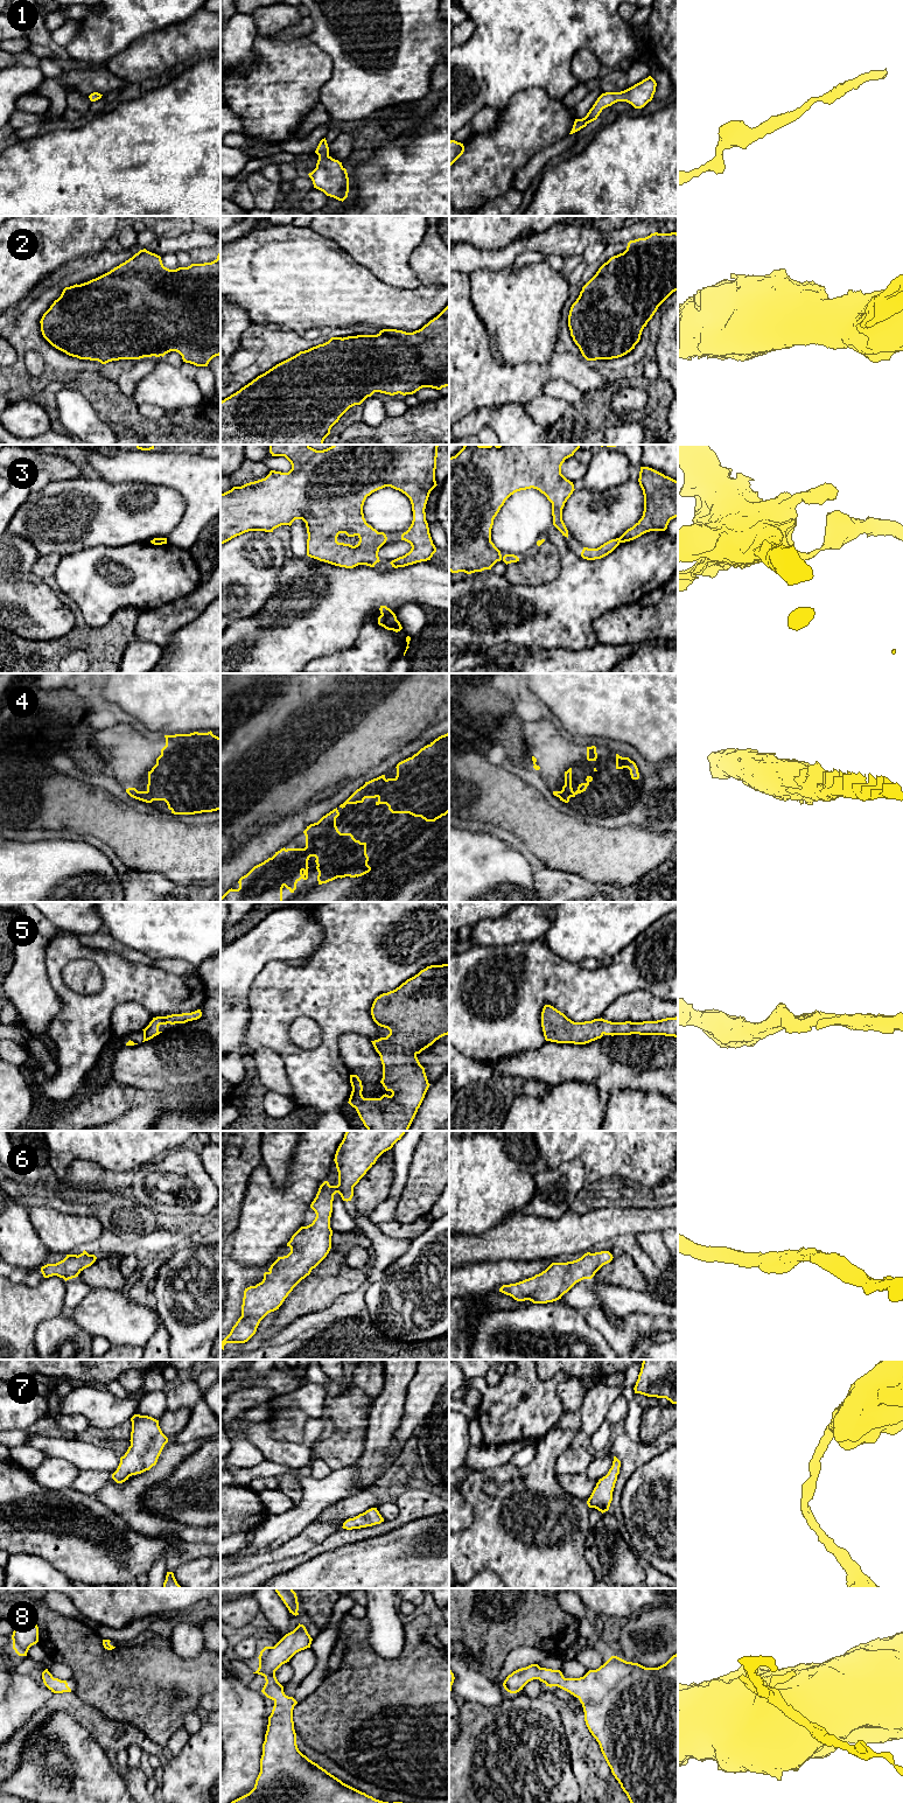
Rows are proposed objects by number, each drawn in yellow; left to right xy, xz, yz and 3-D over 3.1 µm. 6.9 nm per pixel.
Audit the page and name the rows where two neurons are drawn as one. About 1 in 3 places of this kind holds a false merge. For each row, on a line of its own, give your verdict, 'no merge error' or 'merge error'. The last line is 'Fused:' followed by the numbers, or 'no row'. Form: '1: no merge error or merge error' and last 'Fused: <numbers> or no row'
1: no merge error
2: no merge error
3: merge error
4: no merge error
5: no merge error
6: no merge error
7: no merge error
8: no merge error
Fused: 3

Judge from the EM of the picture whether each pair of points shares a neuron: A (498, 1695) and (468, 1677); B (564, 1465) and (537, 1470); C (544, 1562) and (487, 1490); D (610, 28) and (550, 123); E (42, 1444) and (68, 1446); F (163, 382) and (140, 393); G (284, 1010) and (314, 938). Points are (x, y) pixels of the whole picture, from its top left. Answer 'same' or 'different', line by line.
A: same
B: different
C: same
D: different
E: same
F: same
G: different

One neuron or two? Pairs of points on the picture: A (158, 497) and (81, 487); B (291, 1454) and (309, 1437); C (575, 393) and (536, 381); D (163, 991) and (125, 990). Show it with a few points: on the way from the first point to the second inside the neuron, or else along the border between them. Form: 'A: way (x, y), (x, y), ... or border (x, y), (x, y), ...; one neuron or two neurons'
A: way (139, 497), (99, 497); one neuron
B: way (295, 1453), (307, 1441); one neuron
C: border (572, 385), (562, 379), (550, 379), (541, 390); two neurons
D: way (154, 990), (134, 990); one neuron

